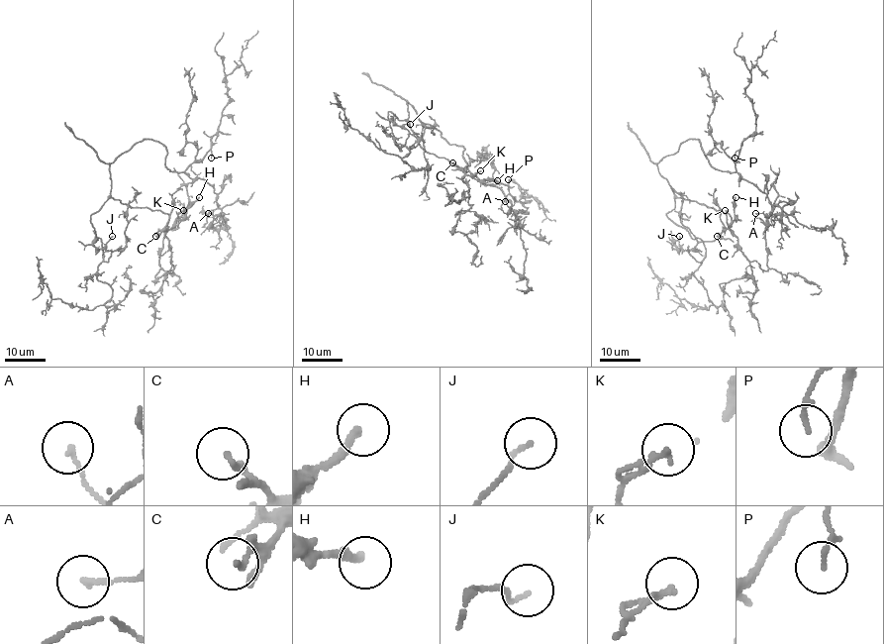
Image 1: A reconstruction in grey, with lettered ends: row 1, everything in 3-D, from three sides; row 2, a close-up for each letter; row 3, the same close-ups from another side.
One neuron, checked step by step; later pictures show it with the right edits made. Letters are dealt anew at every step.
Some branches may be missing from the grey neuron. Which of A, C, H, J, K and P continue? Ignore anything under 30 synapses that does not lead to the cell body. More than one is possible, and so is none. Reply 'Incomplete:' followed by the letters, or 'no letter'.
Incomplete: no letter

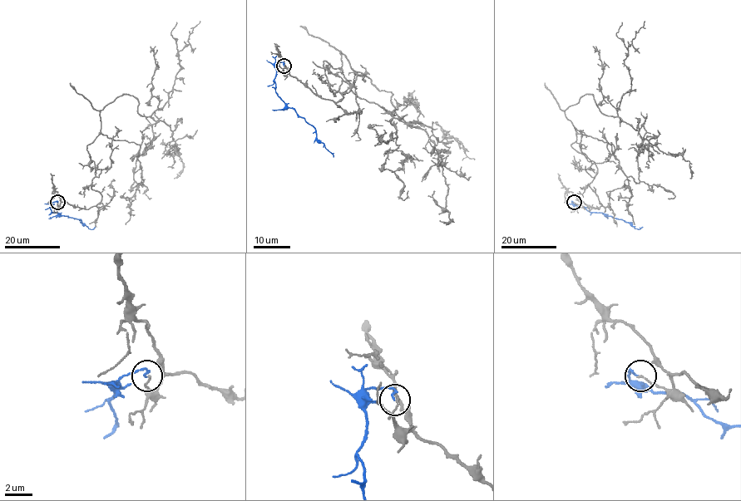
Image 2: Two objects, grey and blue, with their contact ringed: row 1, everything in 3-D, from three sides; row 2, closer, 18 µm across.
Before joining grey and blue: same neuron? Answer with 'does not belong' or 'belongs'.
does not belong

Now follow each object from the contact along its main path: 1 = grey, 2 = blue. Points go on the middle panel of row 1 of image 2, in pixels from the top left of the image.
1: (284, 65), (338, 101), (323, 61), (340, 68), (341, 53), (407, 123), (438, 141), (447, 132), (474, 159)
2: (284, 65), (276, 62), (274, 81), (278, 96), (313, 128), (316, 138), (333, 156)

